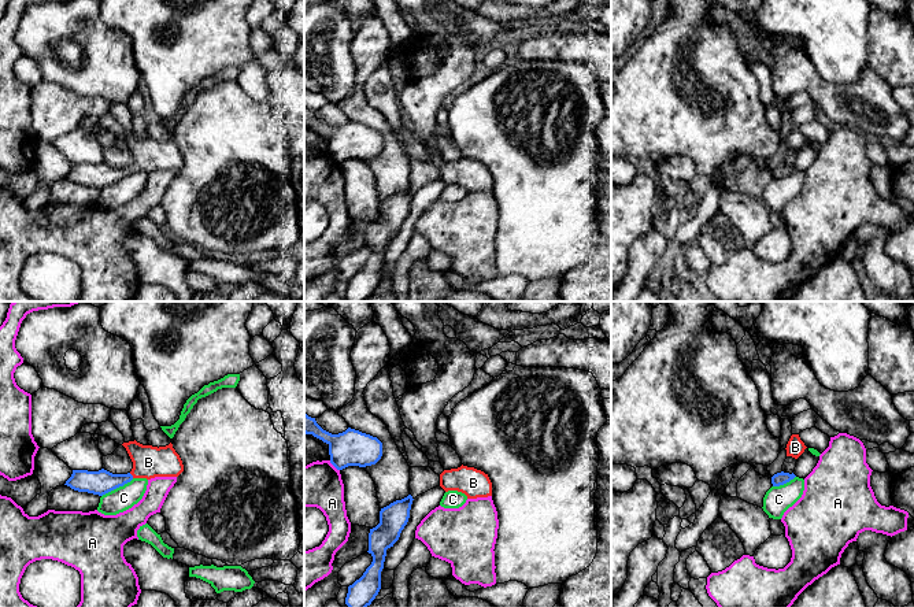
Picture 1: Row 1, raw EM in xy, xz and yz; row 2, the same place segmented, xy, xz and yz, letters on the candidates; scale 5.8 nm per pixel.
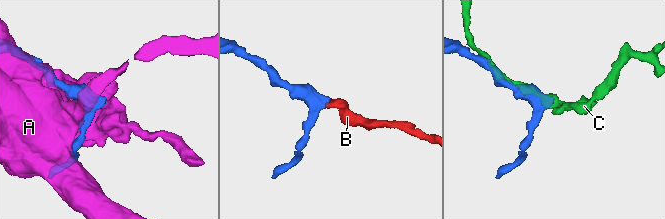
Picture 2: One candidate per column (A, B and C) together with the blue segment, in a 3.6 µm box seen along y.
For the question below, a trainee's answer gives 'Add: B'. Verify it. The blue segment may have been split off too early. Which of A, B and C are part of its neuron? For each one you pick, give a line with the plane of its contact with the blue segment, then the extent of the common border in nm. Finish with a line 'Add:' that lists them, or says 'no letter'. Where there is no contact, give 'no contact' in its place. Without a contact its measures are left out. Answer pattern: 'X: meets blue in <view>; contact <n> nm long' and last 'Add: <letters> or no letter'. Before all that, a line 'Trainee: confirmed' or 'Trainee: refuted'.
Trainee: confirmed
B: meets blue in xy; contact 40 nm long
Add: B

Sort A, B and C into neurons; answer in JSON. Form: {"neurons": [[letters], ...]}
{"neurons": [["A"], ["B"], ["C"]]}

